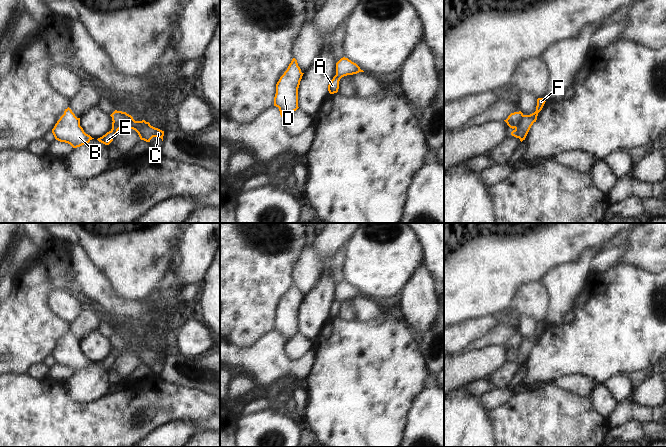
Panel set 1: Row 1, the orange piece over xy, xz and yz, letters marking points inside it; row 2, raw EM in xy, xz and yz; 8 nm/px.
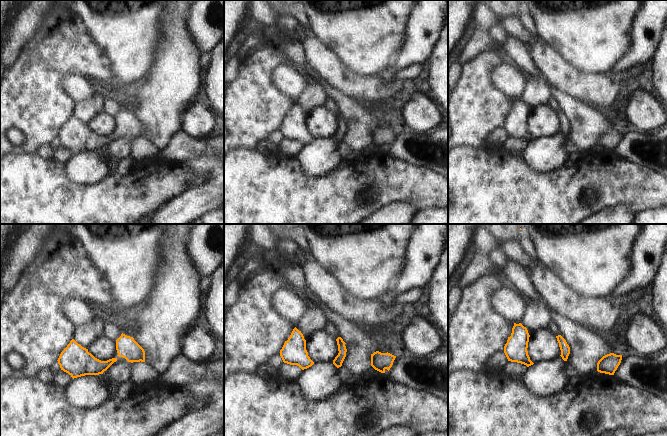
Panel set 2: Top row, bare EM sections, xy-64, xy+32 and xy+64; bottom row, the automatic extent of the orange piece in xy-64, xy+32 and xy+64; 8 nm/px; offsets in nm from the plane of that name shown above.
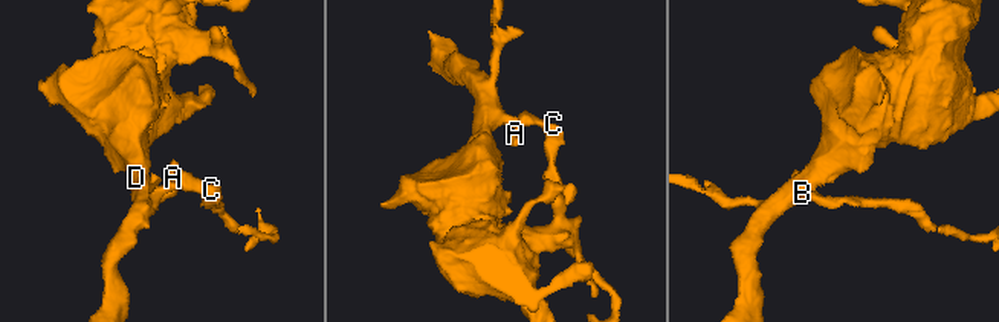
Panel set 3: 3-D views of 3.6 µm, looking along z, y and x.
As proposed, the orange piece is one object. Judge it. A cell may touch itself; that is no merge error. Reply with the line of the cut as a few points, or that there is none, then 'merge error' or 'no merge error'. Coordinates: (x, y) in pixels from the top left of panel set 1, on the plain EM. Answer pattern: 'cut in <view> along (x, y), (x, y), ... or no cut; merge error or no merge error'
no cut; no merge error

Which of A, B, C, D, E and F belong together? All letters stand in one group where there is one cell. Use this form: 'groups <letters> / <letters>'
groups A B C D E F

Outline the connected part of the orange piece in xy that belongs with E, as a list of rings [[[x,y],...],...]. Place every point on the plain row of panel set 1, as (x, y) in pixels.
[[[115,334],[110,340],[113,345],[112,353],[97,363],[105,369],[109,369],[118,357],[118,354],[123,352],[135,354],[140,363],[146,366],[150,366],[153,361],[159,361],[163,365],[164,355],[151,350],[150,347],[145,344],[135,345],[131,339],[117,334]]]

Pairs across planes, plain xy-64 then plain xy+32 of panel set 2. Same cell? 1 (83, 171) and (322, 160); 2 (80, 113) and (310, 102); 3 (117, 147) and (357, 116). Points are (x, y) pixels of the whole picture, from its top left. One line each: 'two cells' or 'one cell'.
1: one cell
2: one cell
3: one cell

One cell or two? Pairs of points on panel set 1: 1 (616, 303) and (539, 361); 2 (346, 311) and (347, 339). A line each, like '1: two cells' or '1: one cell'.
1: one cell
2: two cells

